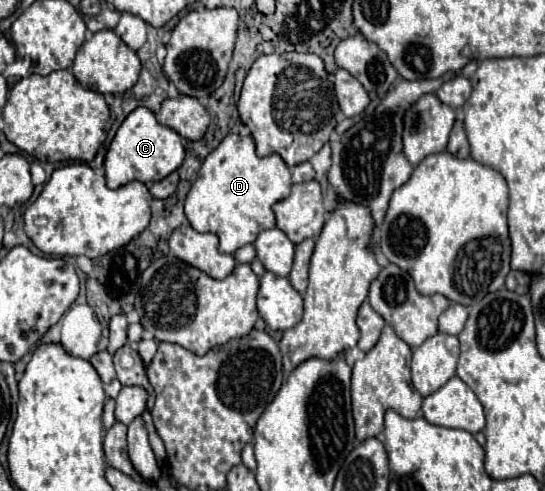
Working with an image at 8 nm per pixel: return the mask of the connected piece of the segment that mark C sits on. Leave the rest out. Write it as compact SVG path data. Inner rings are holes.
M146 107L134 109L124 123L120 125L116 137L112 139L104 167L106 167L106 183L110 189L118 189L130 181L142 181L142 183L156 183L164 177L168 177L172 171L176 171L184 161L184 143L182 137L156 121L154 113Z

